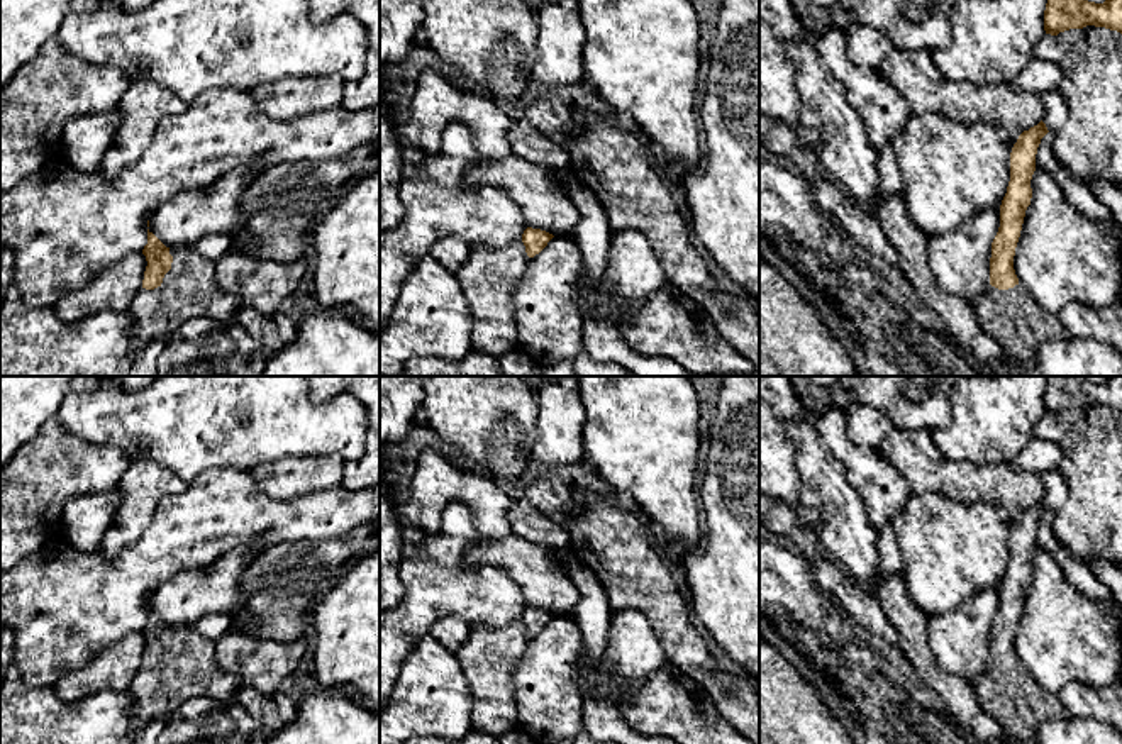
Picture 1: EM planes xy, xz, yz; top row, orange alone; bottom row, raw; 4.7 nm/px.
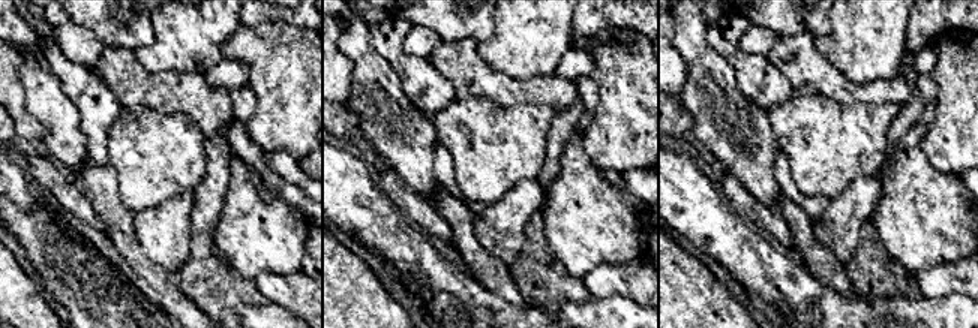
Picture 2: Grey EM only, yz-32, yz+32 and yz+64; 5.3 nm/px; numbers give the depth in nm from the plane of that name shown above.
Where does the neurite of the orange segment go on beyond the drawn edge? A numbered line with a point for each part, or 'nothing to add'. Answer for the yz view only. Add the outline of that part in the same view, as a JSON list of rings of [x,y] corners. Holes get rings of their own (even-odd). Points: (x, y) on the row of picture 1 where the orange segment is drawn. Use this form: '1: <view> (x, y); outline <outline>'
1: yz (1010, 317); outline [[[986,283],[971,307],[980,329],[1002,347],[1003,354],[1020,363],[1034,361],[1042,342],[1071,337],[1058,315],[1042,310],[1020,283],[1008,290]]]

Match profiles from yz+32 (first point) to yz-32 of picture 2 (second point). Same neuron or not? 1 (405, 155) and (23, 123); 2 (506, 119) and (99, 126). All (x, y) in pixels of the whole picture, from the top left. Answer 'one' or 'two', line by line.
1: two
2: two

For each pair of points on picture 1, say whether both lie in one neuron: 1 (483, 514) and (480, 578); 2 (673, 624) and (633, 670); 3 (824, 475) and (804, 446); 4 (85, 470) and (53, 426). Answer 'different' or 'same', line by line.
1: different
2: different
3: same
4: same

